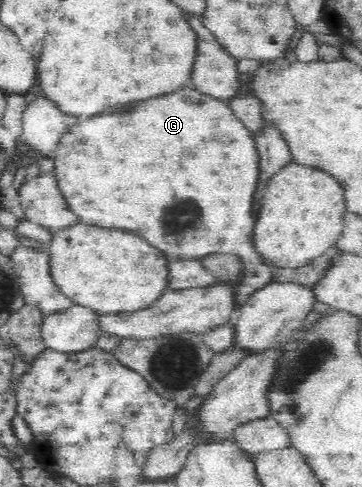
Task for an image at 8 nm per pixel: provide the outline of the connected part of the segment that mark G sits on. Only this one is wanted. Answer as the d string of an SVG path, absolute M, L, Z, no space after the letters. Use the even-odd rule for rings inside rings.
M186 85L181 89L165 94L165 96L157 96L157 98L149 98L145 102L135 102L129 108L123 108L119 112L103 112L99 116L93 116L85 122L77 122L73 127L69 128L65 134L58 140L56 150L53 152L53 160L55 160L54 175L61 189L69 210L77 215L81 222L85 224L95 224L95 226L103 226L103 228L127 228L127 230L137 230L137 226L141 226L139 216L143 212L145 216L145 204L157 206L157 208L165 208L165 224L167 224L167 232L171 234L171 244L175 244L173 234L179 232L179 244L177 250L179 254L183 254L181 259L198 259L208 254L232 254L240 260L240 270L242 277L237 280L236 296L237 306L241 306L249 296L261 288L265 288L271 282L272 273L271 265L264 260L263 256L257 252L255 246L251 244L251 236L253 236L254 226L256 225L255 216L253 216L253 196L257 190L257 178L259 178L259 153L257 145L251 132L244 126L239 117L235 115L232 108L227 102L220 101L217 97L203 94L191 85Z

